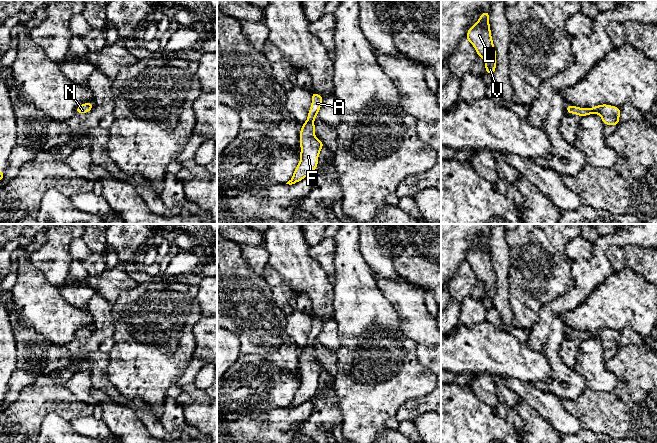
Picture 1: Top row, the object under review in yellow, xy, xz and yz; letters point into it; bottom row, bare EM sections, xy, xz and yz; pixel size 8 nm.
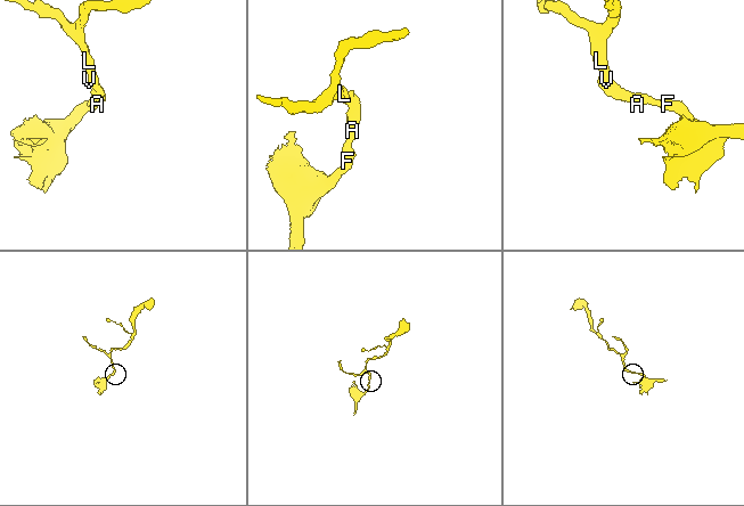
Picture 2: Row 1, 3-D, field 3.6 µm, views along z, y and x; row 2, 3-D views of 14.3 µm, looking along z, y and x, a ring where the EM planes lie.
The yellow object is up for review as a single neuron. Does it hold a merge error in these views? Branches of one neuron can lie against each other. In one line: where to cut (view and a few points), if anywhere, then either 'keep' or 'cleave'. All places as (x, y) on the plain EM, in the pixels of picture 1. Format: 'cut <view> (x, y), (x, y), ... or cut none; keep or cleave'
cut none; keep

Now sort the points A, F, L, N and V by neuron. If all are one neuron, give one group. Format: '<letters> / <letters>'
A F L N V

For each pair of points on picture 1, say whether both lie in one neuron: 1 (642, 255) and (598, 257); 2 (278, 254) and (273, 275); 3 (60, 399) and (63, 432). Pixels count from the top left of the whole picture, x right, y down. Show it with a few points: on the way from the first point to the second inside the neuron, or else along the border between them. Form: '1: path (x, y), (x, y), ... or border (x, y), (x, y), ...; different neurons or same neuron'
1: border (626, 243), (611, 245), (606, 252), (613, 271); different neurons
2: border (268, 263), (290, 286); different neurons
3: border (69, 422), (55, 413), (49, 413), (40, 427); different neurons

